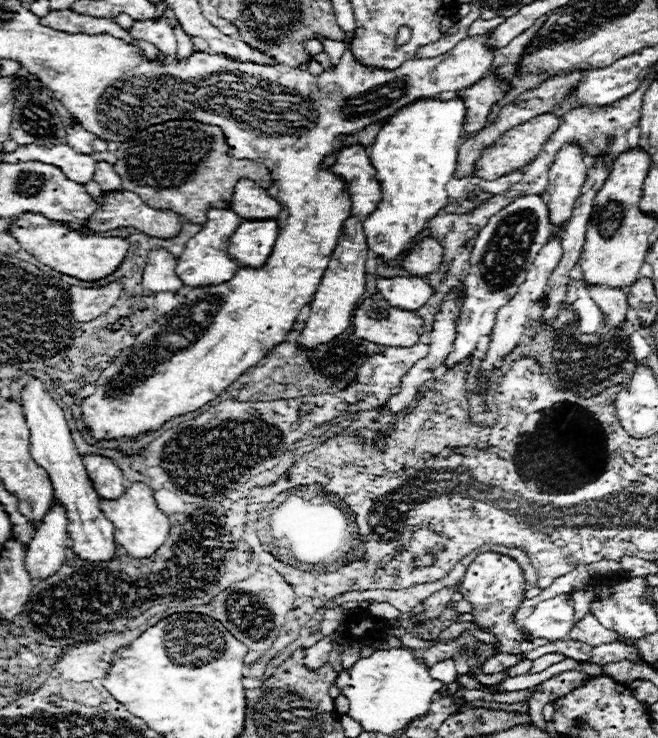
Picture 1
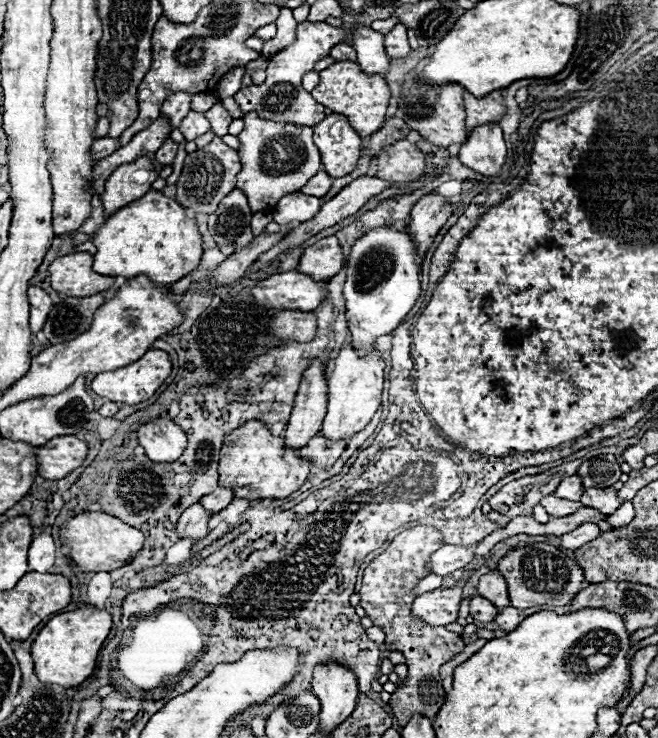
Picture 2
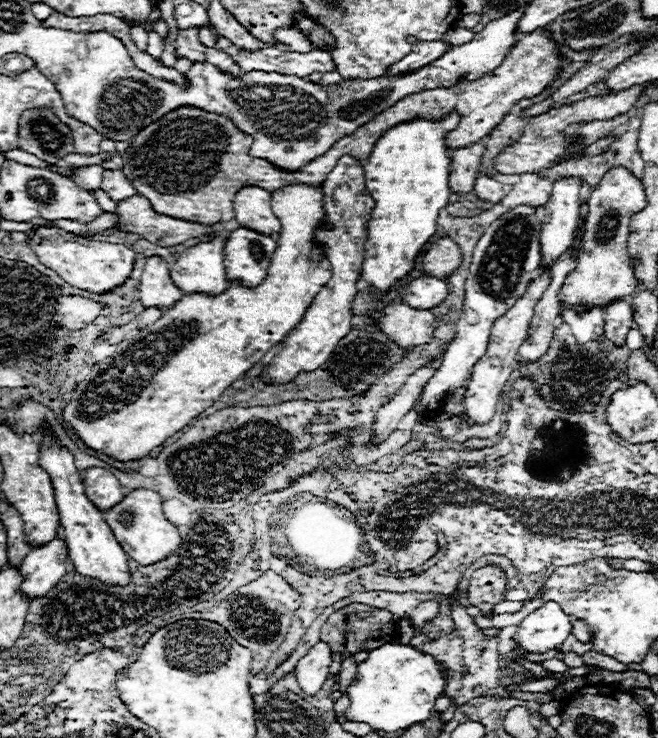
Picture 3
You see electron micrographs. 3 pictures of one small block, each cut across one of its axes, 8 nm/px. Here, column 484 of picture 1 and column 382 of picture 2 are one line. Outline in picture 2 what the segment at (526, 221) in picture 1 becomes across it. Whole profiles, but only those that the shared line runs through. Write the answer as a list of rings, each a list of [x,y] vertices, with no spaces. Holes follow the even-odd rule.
[[[392,224],[372,228],[356,238],[346,258],[346,284],[344,284],[344,298],[346,298],[346,320],[352,332],[352,344],[360,352],[360,356],[368,354],[376,340],[388,332],[392,332],[404,316],[412,310],[416,300],[420,298],[420,254],[416,252],[416,240],[408,234],[406,228],[398,230]]]

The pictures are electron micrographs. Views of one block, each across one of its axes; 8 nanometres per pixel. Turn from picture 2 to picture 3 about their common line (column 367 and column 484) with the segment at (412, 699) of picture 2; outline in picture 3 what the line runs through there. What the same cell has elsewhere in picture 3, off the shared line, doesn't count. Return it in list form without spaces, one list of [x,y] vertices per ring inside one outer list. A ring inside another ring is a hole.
[[[484,566],[472,574],[468,586],[468,598],[484,614],[488,614],[496,602],[502,602],[506,578],[496,566]]]

